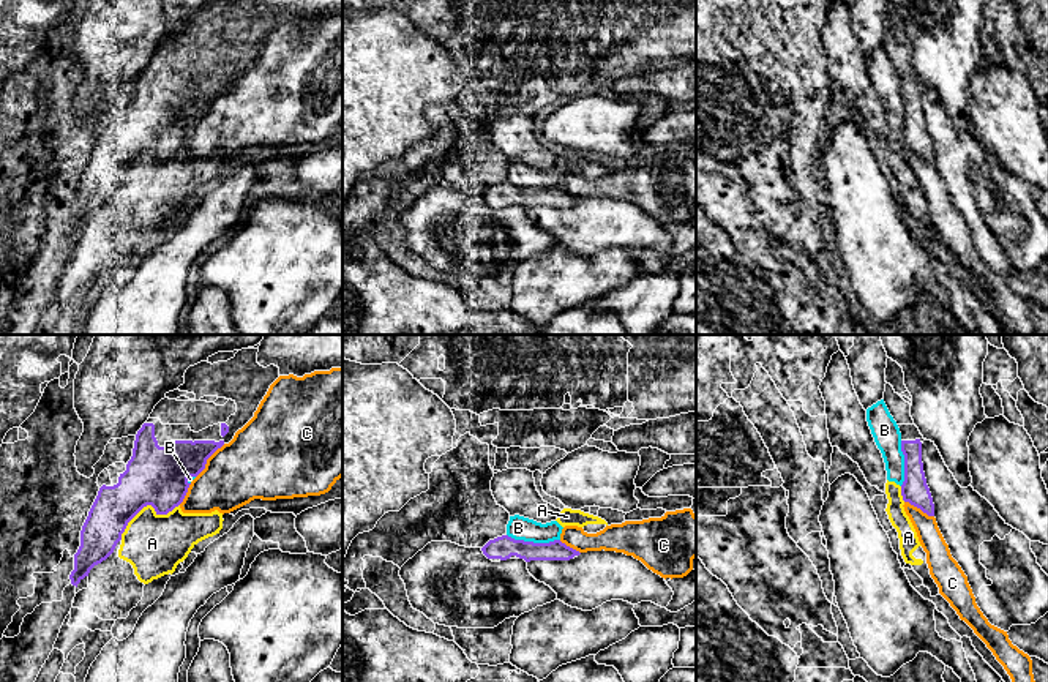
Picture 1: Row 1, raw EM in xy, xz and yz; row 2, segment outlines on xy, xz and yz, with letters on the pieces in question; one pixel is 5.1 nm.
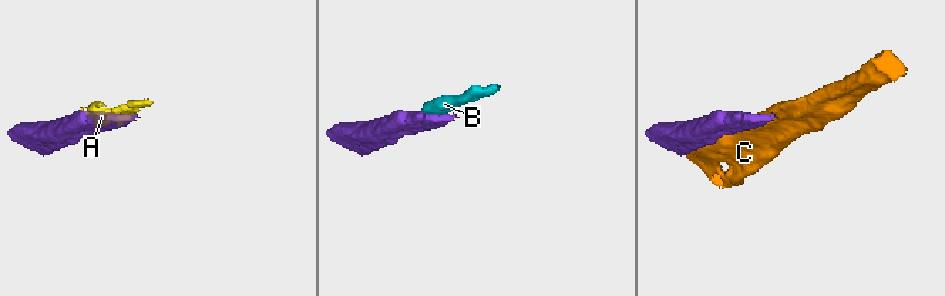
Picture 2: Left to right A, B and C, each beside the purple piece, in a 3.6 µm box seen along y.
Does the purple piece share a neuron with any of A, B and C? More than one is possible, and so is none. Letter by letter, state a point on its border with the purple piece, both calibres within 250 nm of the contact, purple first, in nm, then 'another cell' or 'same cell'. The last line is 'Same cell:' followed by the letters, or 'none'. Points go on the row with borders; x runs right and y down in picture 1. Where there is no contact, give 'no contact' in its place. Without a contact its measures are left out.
A: meets purple in xy at (145, 505); 300 nm thick on the purple side, 300 nm on the other; another cell
B: meets purple in xz at (532, 542); 120 nm thick on the purple side, 120 nm on the other; another cell
C: meets purple in xy at (207, 458); 280 nm thick on the purple side, 360 nm on the other; another cell
Same cell: none

